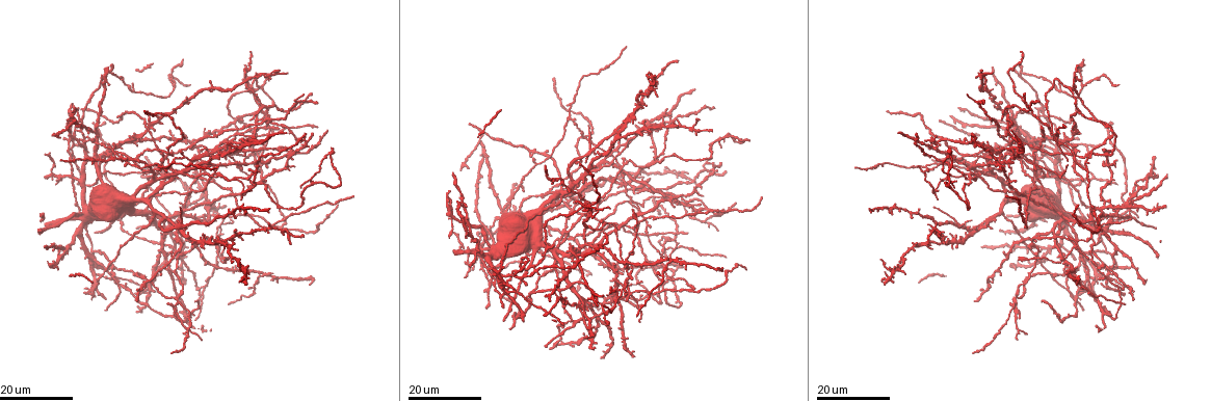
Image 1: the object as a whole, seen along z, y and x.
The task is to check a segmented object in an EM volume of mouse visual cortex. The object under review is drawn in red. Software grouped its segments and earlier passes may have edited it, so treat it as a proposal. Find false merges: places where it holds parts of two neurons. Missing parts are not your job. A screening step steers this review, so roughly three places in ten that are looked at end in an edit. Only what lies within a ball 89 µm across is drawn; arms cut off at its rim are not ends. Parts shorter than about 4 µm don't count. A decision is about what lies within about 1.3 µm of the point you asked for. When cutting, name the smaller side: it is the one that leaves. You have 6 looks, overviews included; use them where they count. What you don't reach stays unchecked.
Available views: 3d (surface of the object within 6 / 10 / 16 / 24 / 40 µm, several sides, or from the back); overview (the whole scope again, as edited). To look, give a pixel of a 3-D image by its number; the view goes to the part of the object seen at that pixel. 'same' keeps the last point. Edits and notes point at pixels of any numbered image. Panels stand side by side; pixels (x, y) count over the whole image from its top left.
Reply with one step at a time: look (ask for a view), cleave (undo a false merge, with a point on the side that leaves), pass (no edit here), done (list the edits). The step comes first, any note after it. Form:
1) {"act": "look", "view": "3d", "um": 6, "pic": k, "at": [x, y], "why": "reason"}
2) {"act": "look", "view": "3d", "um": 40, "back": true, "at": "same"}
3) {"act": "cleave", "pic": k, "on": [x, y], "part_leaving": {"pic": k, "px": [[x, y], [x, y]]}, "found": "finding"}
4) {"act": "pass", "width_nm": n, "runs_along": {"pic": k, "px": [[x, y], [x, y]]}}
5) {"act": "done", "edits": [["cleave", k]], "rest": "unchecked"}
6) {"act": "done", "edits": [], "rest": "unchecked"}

{"act": "look", "view": "3d", "um": 24, "pic": 1, "at": [161, 186], "why": "side arm on a straight run"}

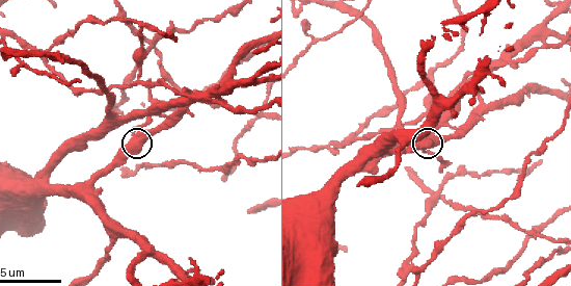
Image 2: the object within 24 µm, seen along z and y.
{"act": "look", "view": "3d", "um": 10, "pic": 2, "at": [137, 137]}

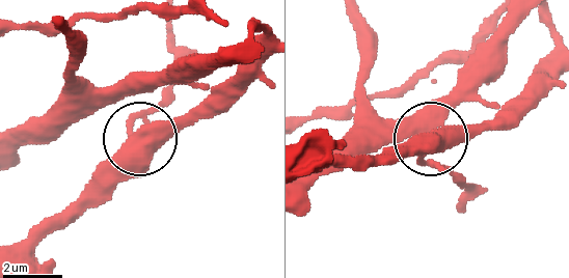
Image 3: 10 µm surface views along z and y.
{"act": "cleave", "pic": 3, "on": [152, 110], "found": "two neurons meet here"}

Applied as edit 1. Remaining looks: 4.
{"act": "look", "view": "3d", "um": 24, "pic": 1, "at": [111, 268], "why": "side arm on a straight run"}

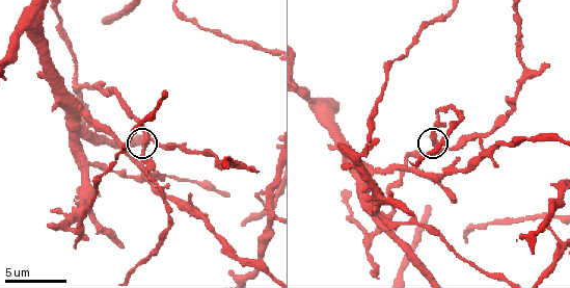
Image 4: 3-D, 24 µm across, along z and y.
{"act": "look", "view": "3d", "um": 6, "pic": 4, "at": [147, 143]}

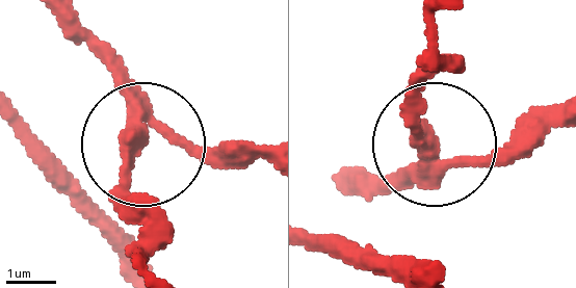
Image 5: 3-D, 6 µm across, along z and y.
{"act": "pass", "arms": 3, "runs_along": {"pic": 5, "px": [[344, 184], [377, 184], [427, 159], [415, 77]]}, "found": "all the same neuron"}

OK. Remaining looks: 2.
{"act": "look", "view": "3d", "um": 16, "pic": 1, "at": [477, 249], "why": "small branch off a trunk"}

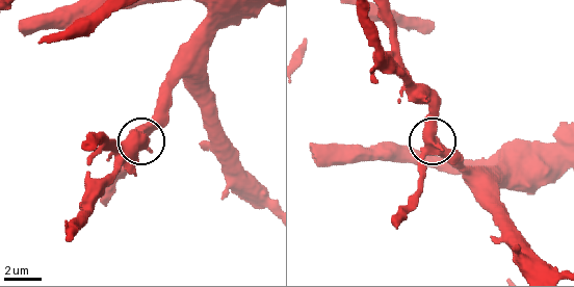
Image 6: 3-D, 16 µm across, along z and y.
{"act": "look", "view": "3d", "um": 10, "pic": 6, "at": [423, 150], "why": "zoom in"}

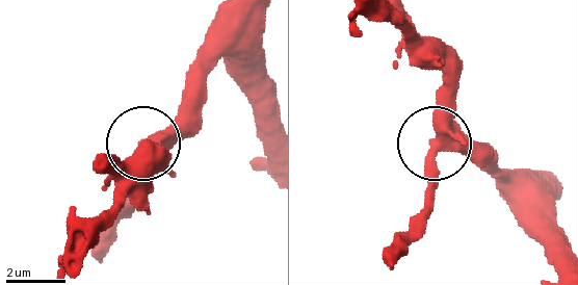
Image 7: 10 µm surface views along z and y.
{"act": "pass", "side_arm_um": 6, "found": "one neuron here"}

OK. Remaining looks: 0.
{"act": "done", "edits": [["cleave", 3]], "rest": "unchecked"}

